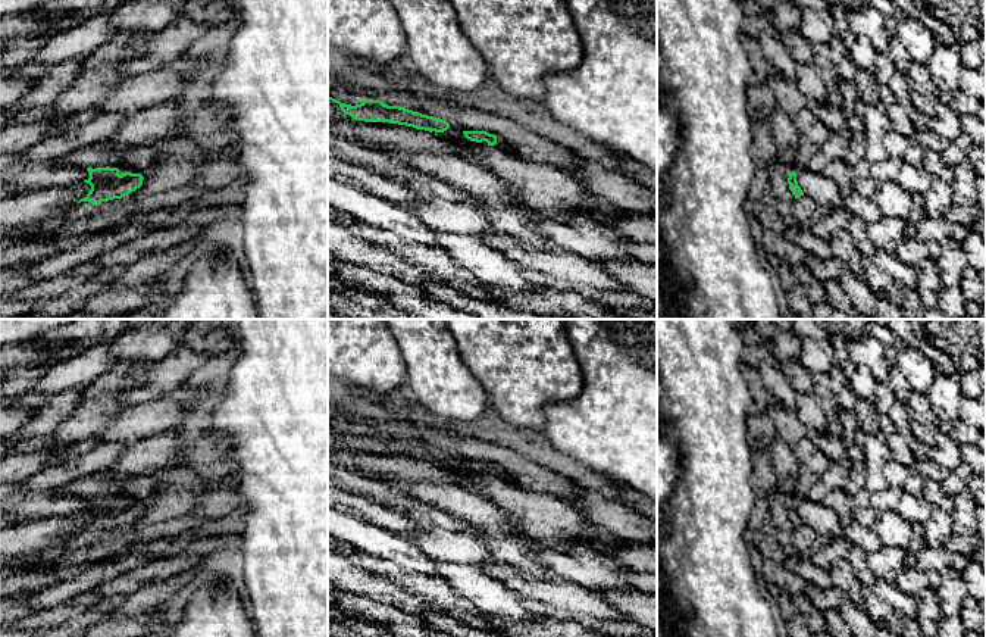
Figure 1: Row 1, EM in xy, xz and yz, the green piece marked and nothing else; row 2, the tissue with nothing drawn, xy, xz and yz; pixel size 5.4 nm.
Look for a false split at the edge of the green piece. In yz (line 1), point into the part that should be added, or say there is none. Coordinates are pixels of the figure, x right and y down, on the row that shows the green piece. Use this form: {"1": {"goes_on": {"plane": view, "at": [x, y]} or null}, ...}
{"1": {"goes_on": null}}

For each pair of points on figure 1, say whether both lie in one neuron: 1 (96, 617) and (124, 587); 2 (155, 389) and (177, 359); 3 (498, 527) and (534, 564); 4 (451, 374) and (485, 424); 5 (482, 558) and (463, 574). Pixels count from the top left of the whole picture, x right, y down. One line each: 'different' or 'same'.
1: same
2: same
3: same
4: different
5: different

